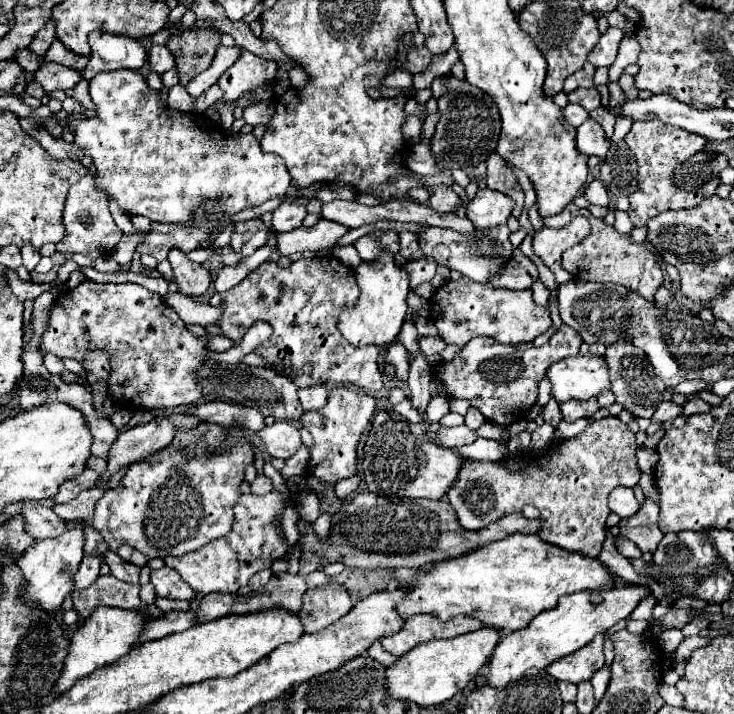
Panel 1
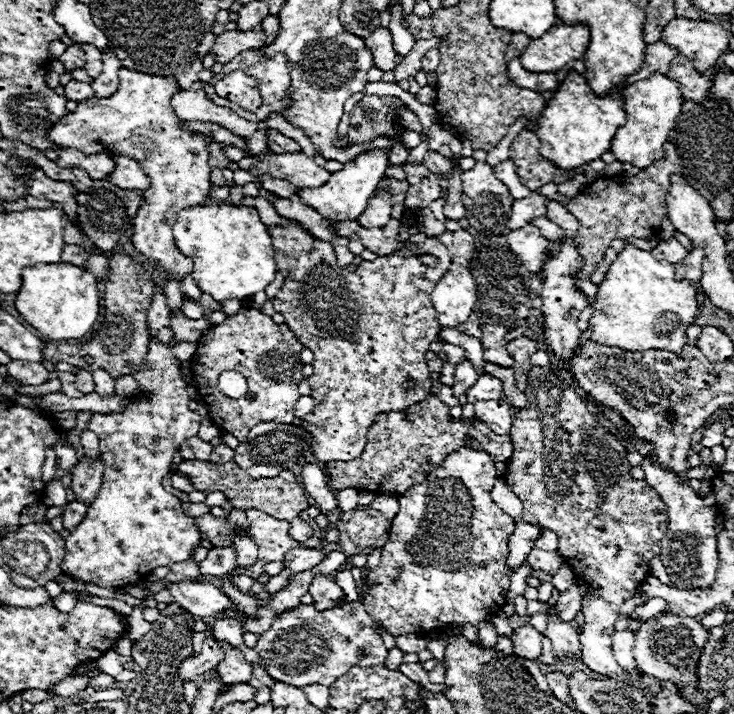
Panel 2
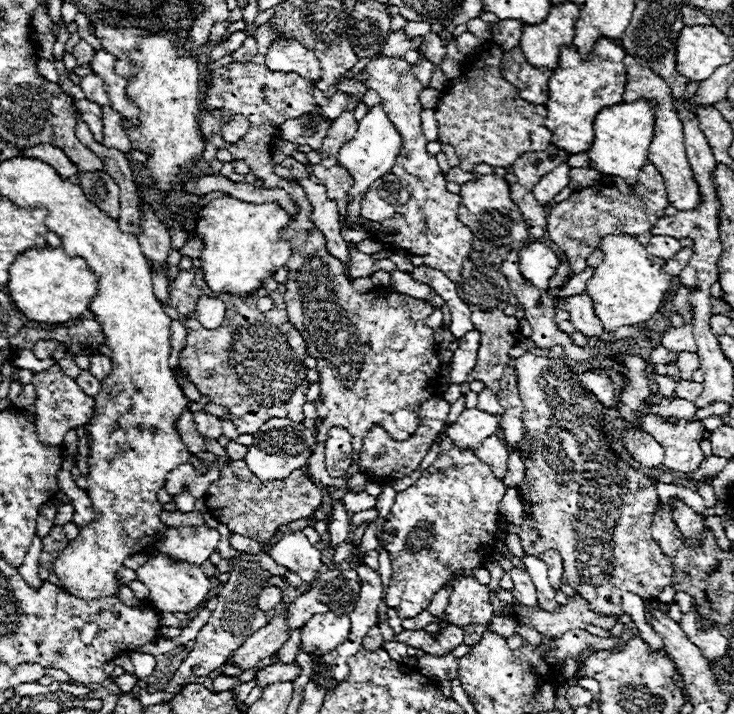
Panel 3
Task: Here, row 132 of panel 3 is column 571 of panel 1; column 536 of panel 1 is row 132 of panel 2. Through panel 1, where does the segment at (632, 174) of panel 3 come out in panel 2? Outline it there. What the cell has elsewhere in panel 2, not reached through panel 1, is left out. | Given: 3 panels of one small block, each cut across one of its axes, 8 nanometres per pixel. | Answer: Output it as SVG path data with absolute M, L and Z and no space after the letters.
M656 72L646 80L626 86L622 90L622 96L626 102L626 124L616 130L610 152L616 156L616 160L634 164L636 168L644 170L646 166L664 158L664 142L668 142L668 132L674 128L684 102L684 98L680 96L680 84Z

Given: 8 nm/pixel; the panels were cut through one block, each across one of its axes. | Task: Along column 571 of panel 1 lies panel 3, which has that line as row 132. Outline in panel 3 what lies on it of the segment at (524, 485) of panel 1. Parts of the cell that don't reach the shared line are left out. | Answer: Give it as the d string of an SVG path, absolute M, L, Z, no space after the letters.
M490 44L480 58L462 68L462 74L444 90L436 106L438 140L448 142L460 156L460 168L472 170L474 164L490 164L506 168L522 152L544 150L552 142L550 130L544 126L546 106L530 104L520 98L518 90L508 84L500 74L500 60L504 50Z

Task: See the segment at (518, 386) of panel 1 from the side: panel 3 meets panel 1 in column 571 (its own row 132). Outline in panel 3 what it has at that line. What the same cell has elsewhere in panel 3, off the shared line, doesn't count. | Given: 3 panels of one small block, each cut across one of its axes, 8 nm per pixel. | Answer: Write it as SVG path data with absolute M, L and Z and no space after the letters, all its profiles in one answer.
M344 110L332 122L332 126L328 130L328 136L322 140L322 148L320 148L324 168L332 168L332 166L338 164L338 160L336 160L338 150L342 148L342 144L352 140L356 130L358 130L358 120L354 118L354 110Z

